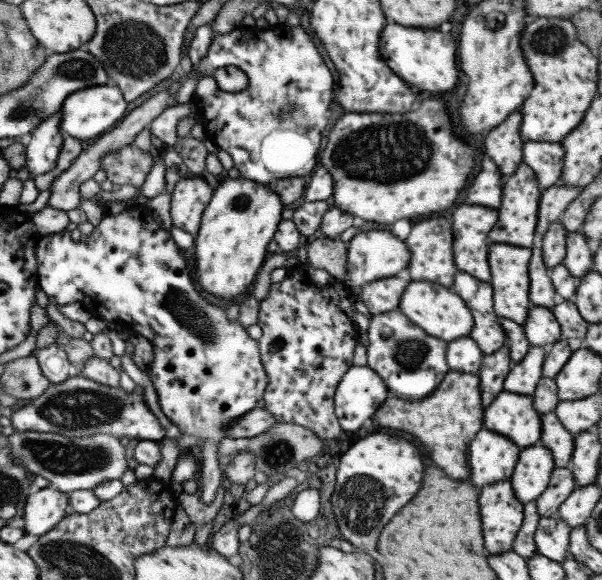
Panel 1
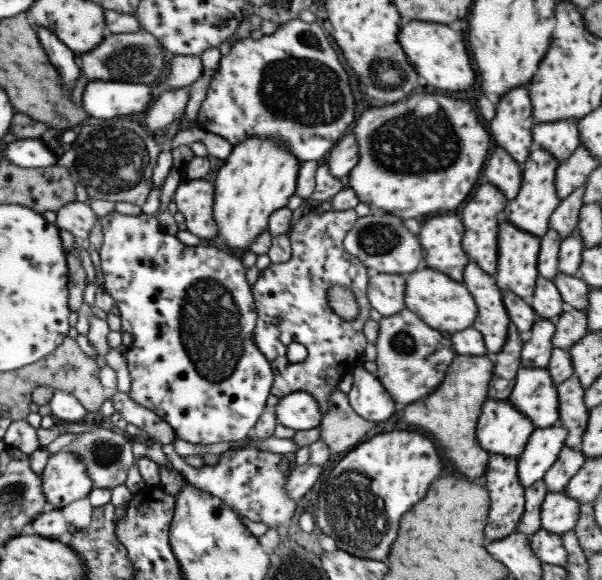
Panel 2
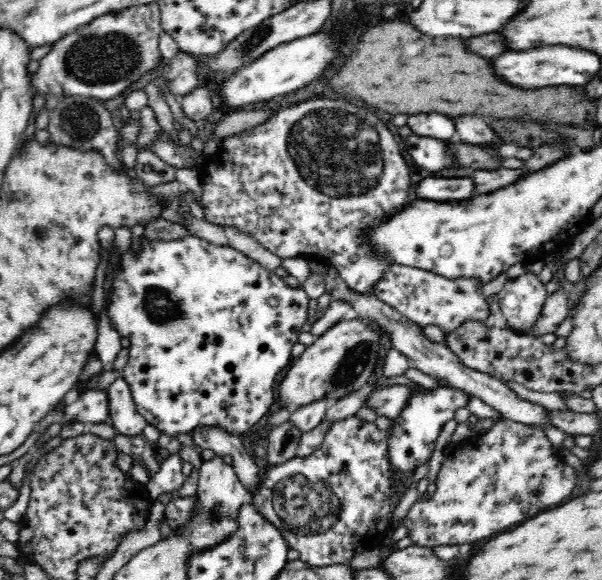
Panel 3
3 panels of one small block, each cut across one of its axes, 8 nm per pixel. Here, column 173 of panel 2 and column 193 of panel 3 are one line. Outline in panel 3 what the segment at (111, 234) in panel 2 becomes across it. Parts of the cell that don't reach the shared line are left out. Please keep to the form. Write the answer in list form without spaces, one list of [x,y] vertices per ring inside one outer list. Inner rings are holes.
[[[194,235],[176,240],[176,242],[145,242],[142,240],[143,251],[136,257],[130,255],[130,250],[121,260],[121,269],[115,274],[115,290],[109,298],[110,322],[115,324],[113,327],[119,332],[121,338],[128,340],[128,360],[122,369],[123,379],[131,390],[136,410],[144,417],[150,426],[154,426],[159,434],[174,437],[176,440],[180,434],[192,434],[196,428],[207,426],[208,428],[223,428],[228,434],[242,435],[254,424],[258,424],[272,408],[276,402],[276,388],[281,377],[294,361],[292,348],[300,340],[298,336],[302,332],[302,326],[309,322],[312,315],[314,302],[301,286],[290,287],[284,278],[275,274],[274,271],[263,268],[246,256],[246,254],[236,250],[230,245],[217,245],[202,240]]]

